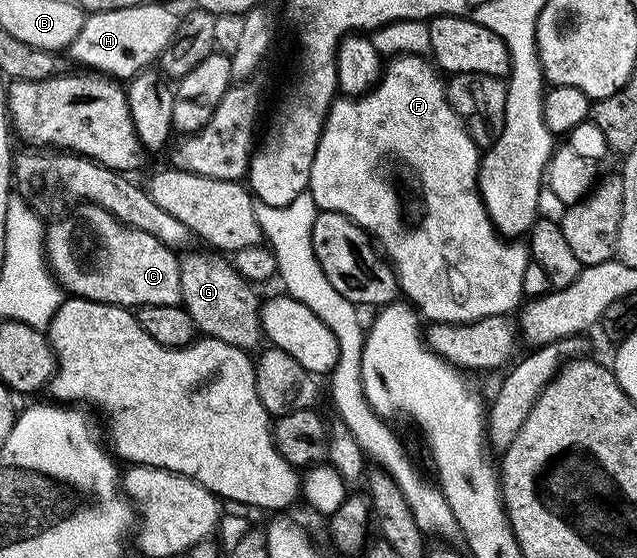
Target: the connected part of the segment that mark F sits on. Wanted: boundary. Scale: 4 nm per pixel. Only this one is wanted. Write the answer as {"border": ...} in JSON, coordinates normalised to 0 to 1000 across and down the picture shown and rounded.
{"border":[[[630,99],[608,111],[606,122],[597,133],[597,143],[576,167],[535,172],[515,194],[515,211],[509,217],[509,233],[496,265],[493,292],[487,299],[482,344],[490,348],[498,376],[531,378],[578,416],[578,423],[587,428],[622,489],[626,523],[642,532],[636,534],[651,548],[667,577],[730,582],[750,572],[783,568],[815,556],[826,532],[821,525],[819,496],[832,470],[827,437],[816,428],[793,428],[776,407],[757,364],[754,341],[747,335],[747,308],[754,305],[755,280],[755,269],[735,240],[728,217],[713,199],[713,192],[706,192],[699,140],[686,129],[680,111],[659,99]]]}

